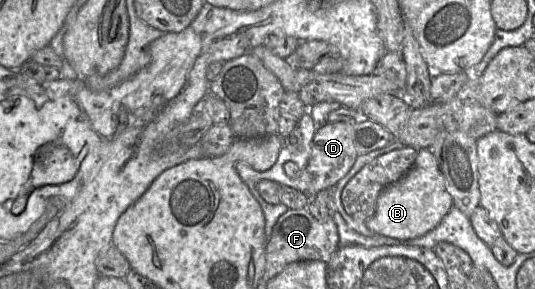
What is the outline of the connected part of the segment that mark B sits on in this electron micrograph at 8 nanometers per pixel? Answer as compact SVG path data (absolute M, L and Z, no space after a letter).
M428 148L419 149L412 167L397 182L385 187L376 200L375 212L365 225L377 235L399 240L414 239L434 229L453 206L445 179Z

